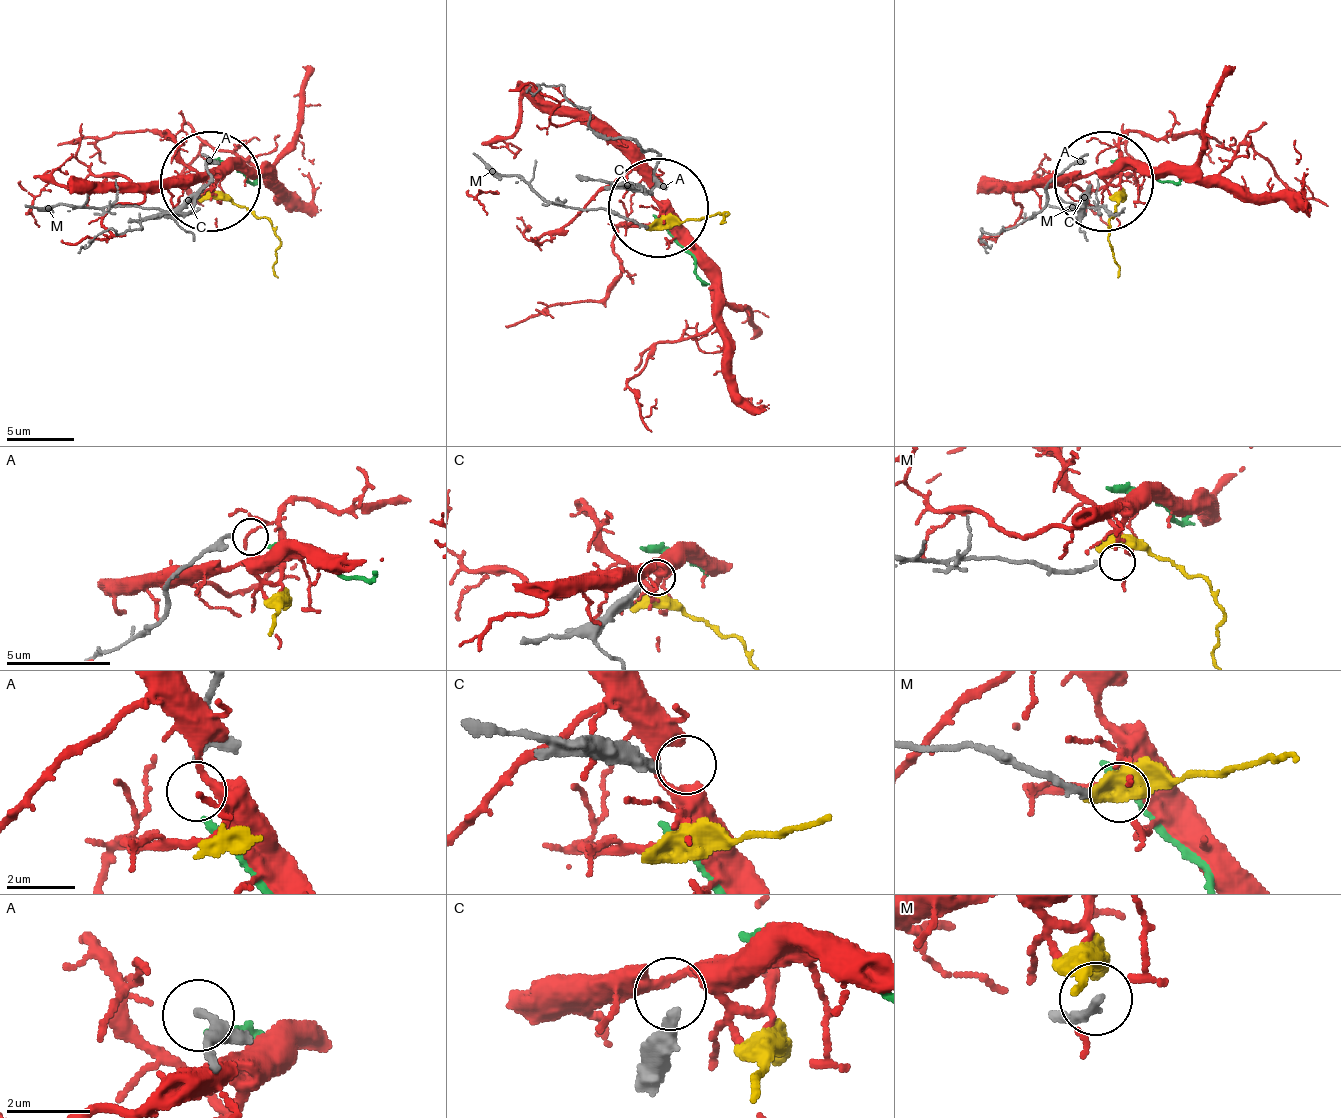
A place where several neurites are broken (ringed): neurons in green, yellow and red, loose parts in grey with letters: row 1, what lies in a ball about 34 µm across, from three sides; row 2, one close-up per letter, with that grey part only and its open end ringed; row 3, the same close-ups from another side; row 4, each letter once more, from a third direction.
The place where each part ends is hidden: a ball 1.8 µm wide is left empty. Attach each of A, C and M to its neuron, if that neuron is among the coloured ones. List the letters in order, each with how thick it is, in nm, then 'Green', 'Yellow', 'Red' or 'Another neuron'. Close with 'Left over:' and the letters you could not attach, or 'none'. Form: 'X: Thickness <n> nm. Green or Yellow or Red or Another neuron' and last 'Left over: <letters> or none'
A: Thickness 180 nm. Green
C: Thickness 280 nm. Another neuron
M: Thickness 200 nm. Another neuron
Left over: C, M

